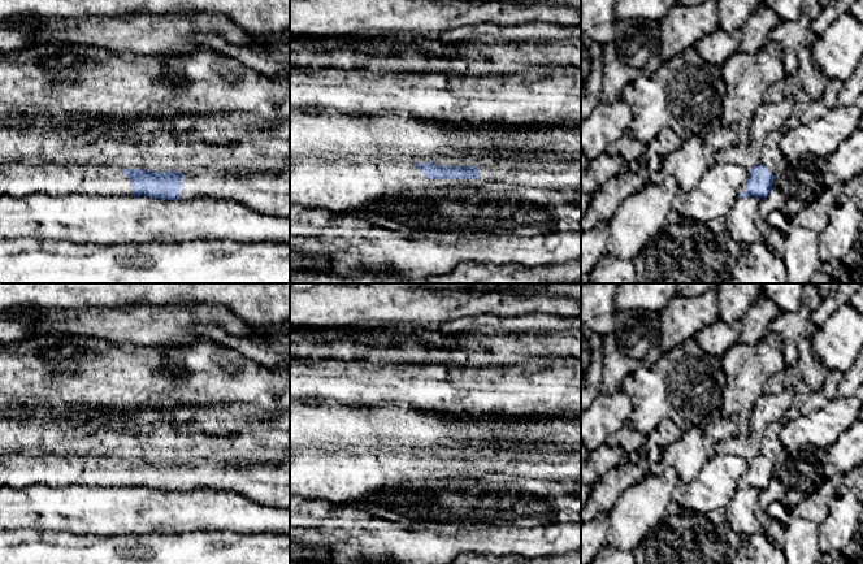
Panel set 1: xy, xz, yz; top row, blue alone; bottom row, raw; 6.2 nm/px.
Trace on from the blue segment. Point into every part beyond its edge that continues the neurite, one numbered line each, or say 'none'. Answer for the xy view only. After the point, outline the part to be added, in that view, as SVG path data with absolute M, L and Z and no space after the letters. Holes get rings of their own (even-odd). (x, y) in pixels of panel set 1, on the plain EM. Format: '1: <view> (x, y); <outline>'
1: xy (20, 471); M48 452L42 456L29 454L0 455L0 486L26 489L29 486L105 486L130 487L133 478L123 460L116 457L78 456L64 452Z
2: xy (265, 481); M290 456L274 460L198 459L182 463L179 491L211 489L290 508Z

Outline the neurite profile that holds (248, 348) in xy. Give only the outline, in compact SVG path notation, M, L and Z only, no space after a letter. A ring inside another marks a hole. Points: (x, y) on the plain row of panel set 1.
M229 335L226 338L225 346L237 350L243 356L266 366L278 366L290 359L290 353L278 353L265 350L251 339L242 337Z

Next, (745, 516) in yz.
M738 487L725 508L729 526L738 535L753 535L764 533L771 517L759 503L759 490L755 487Z

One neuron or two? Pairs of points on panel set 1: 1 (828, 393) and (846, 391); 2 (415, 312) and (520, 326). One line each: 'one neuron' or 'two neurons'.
1: two neurons
2: two neurons

